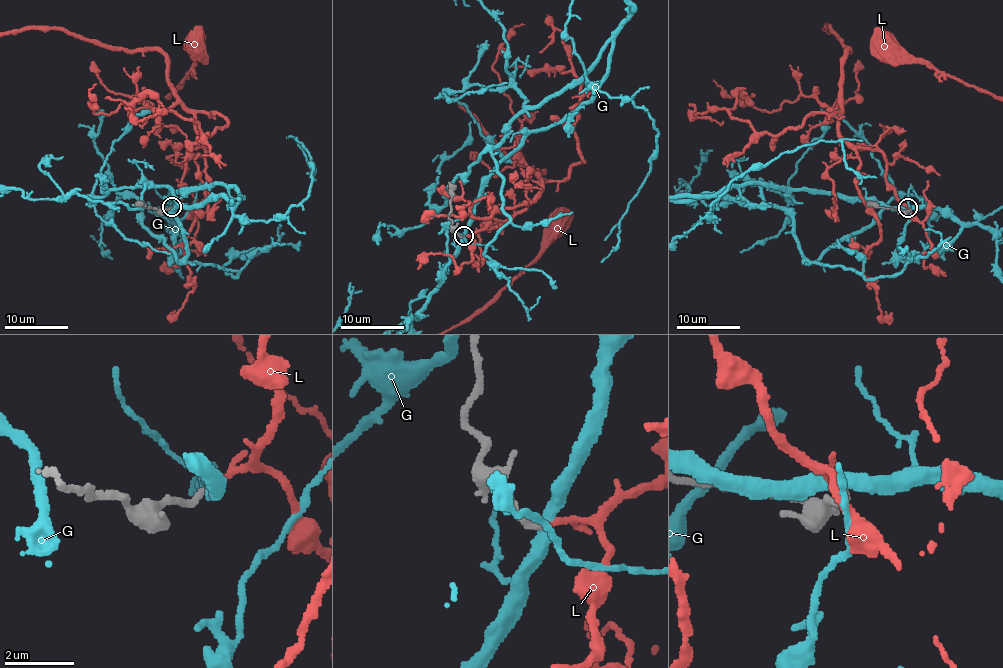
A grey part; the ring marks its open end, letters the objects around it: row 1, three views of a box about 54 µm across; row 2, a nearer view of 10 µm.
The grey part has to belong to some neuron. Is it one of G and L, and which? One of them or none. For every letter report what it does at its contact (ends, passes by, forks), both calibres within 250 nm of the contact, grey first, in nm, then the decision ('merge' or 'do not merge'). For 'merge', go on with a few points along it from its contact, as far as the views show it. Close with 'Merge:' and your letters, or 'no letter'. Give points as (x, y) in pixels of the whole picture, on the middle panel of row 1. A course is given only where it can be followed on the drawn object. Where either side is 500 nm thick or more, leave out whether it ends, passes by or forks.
G: it passes by; 190 nm thick on the grey side, 400 nm on the other; do not merge
L: it passes by; 170 nm thick on the grey side, 130 nm on the other; merge
Merge: L

